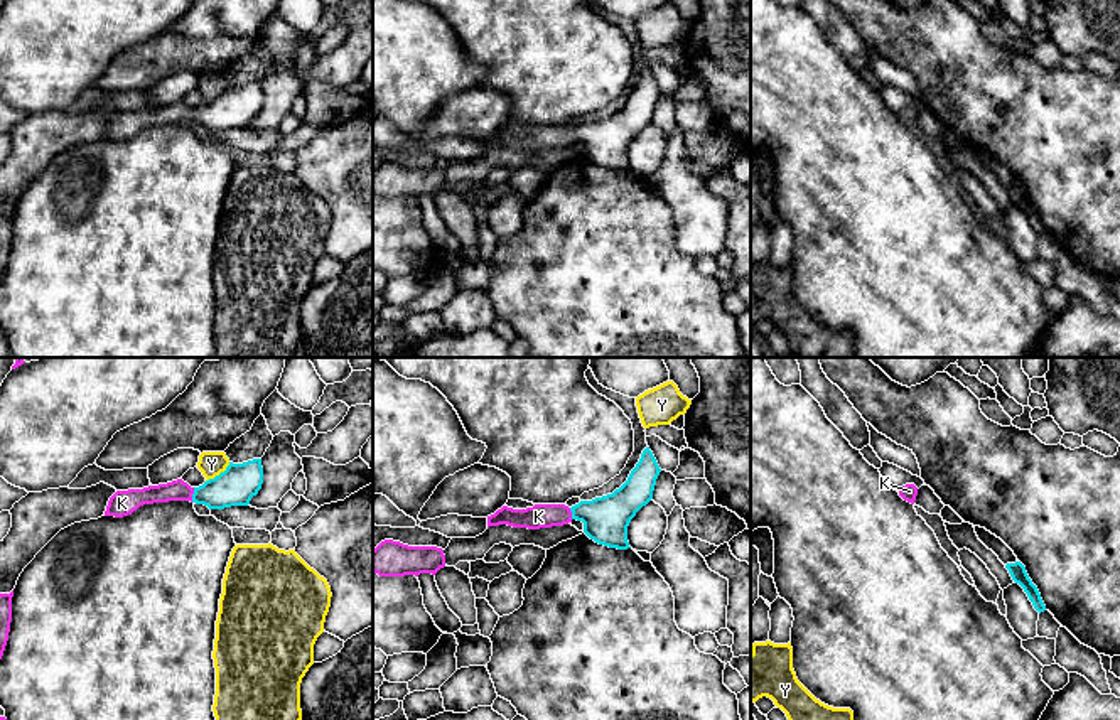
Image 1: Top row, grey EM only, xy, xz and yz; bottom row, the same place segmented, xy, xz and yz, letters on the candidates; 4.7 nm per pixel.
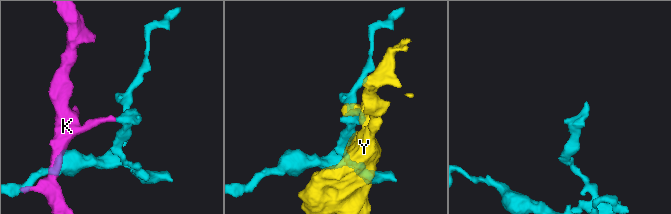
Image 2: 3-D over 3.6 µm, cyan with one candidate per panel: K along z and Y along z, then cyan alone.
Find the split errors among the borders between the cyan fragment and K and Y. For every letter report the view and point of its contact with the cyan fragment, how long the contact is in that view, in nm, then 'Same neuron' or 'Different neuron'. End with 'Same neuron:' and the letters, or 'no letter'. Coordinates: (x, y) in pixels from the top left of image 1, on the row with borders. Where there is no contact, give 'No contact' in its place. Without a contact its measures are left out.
K: Touches cyan at xy (193, 494). Shared border 70 nm. Same neuron
Y: Touches cyan at xy (220, 474). Shared border 150 nm. Different neuron
Same neuron: K

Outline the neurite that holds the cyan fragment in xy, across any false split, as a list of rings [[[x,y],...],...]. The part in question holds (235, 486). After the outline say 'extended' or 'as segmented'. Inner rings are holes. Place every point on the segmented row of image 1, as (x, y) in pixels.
[[[253,459],[243,464],[229,462],[224,472],[206,481],[199,487],[191,487],[182,479],[177,479],[143,489],[116,491],[108,501],[105,516],[123,518],[143,504],[169,501],[191,501],[204,504],[209,509],[248,506],[251,497],[261,489],[261,484],[261,459]]] | extended

